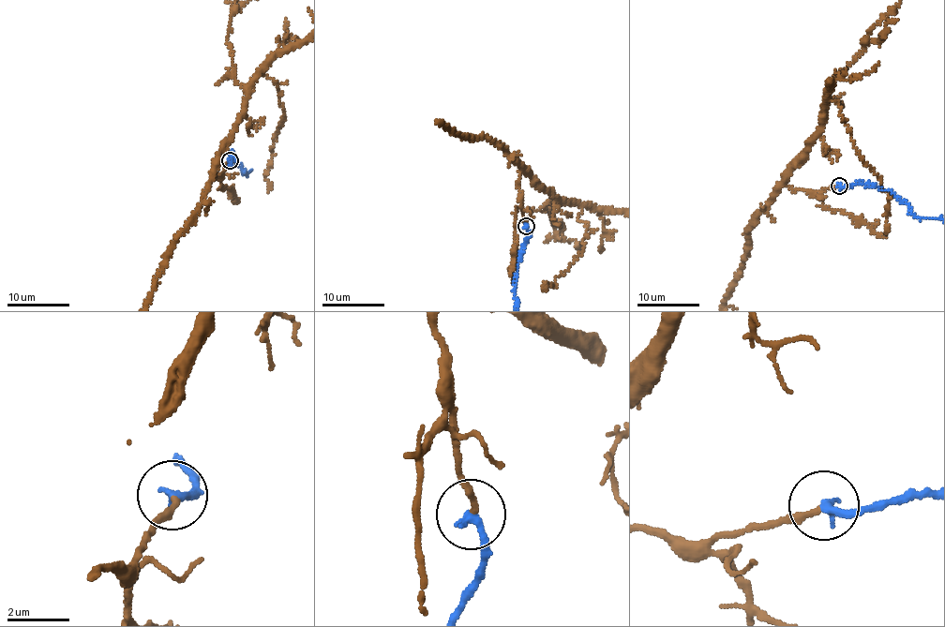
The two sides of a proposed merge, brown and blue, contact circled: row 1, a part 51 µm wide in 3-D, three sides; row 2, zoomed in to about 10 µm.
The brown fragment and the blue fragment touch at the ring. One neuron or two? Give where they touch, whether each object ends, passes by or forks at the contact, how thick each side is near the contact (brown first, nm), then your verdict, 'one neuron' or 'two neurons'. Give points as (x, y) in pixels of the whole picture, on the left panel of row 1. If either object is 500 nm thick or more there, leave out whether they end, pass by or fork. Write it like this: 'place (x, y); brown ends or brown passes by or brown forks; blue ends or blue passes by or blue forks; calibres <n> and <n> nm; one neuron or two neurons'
place (230, 160); brown ends; blue ends; calibres 200 and 280 nm; one neuron

